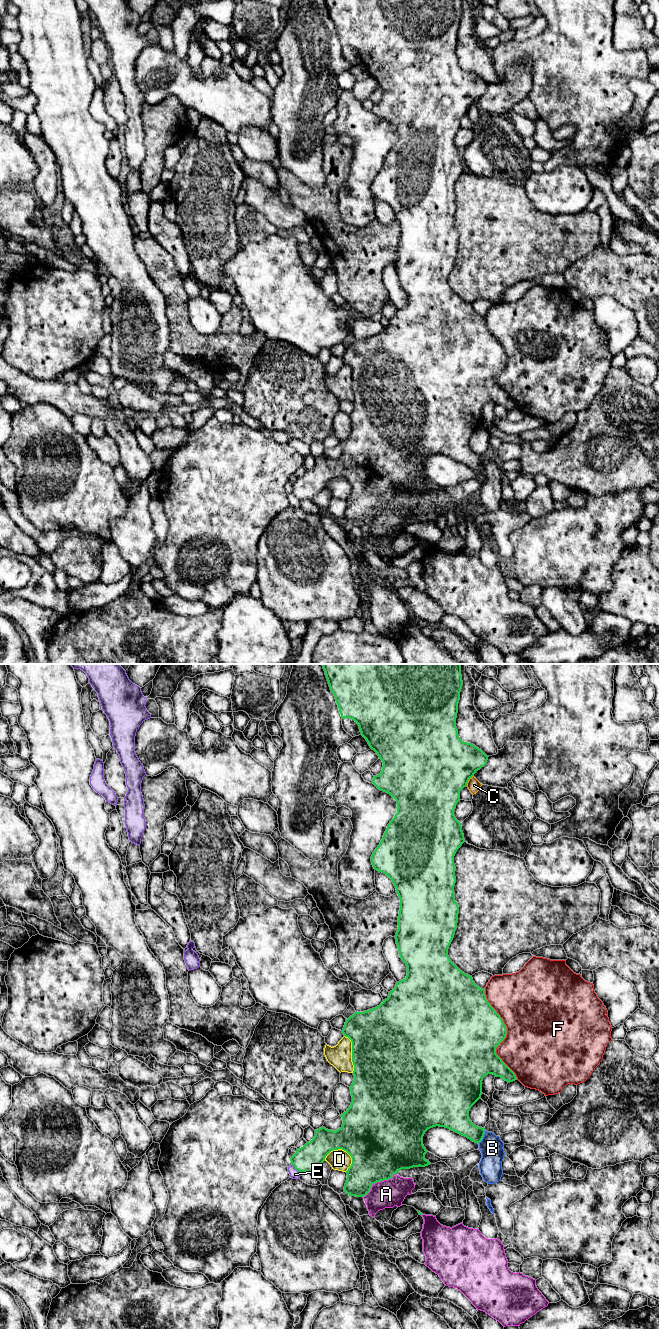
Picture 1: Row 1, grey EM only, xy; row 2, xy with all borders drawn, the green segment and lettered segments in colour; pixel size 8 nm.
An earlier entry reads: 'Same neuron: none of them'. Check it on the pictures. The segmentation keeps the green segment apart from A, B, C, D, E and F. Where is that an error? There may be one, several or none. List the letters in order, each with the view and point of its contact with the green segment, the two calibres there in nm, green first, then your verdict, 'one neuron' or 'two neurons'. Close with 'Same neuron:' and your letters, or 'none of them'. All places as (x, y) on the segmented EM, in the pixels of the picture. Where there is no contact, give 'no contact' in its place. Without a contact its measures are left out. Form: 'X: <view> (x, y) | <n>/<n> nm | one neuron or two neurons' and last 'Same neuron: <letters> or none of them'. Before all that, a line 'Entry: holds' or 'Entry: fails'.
Entry: holds
A: xy (378, 1181) | 460/220 nm | two neurons
B: xy (483, 1136) | 190/190 nm | two neurons
C: xy (468, 780) | 500/100 nm | two neurons
D: xy (340, 1148) | 440/160 nm | two neurons
E: xy (296, 1169) | 200/80 nm | two neurons
F: xy (506, 1034) | 440/500 nm | two neurons
Same neuron: none of them

